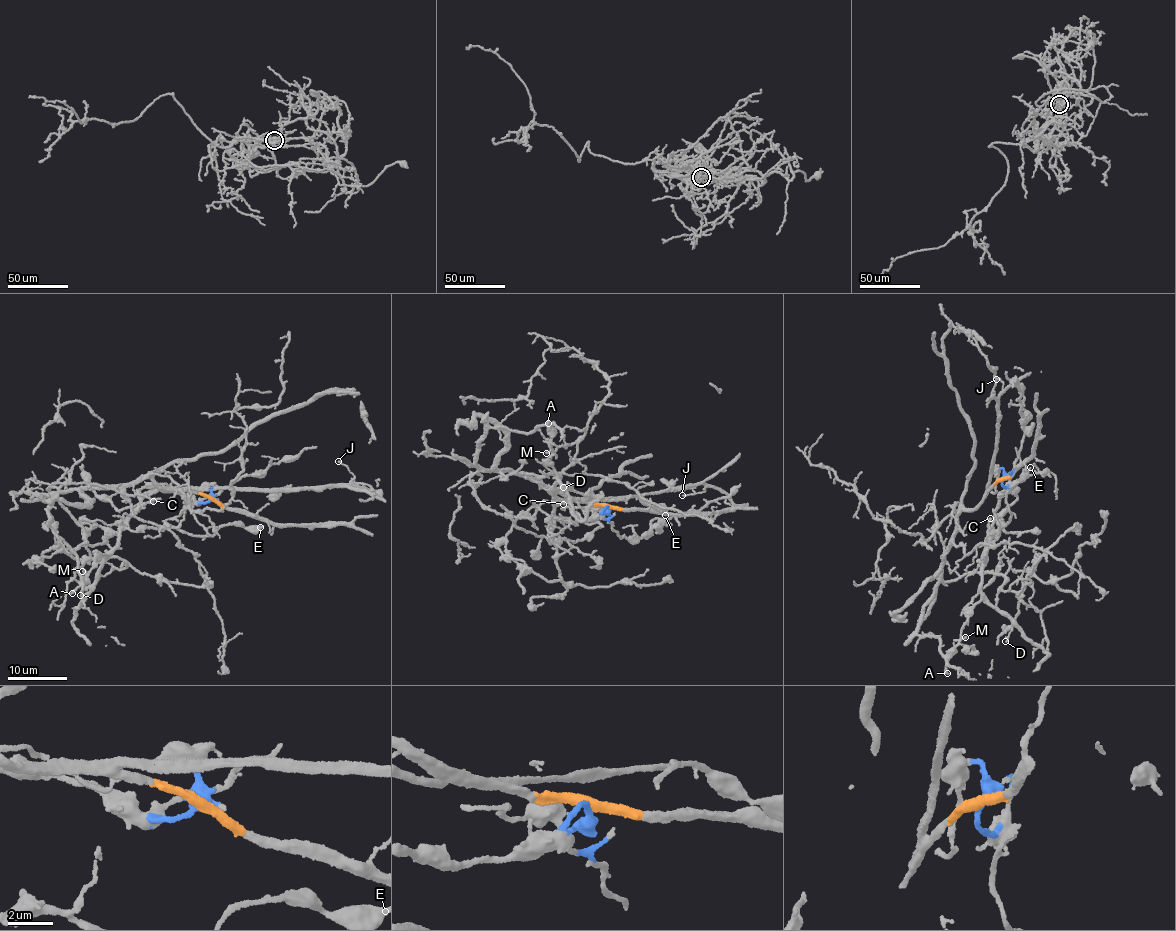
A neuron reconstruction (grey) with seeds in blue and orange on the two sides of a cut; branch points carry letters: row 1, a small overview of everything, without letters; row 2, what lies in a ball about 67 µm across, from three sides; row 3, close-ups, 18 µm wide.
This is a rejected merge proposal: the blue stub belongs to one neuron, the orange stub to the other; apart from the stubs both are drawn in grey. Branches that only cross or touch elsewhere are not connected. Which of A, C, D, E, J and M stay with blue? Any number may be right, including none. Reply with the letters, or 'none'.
A, C, D, E, M

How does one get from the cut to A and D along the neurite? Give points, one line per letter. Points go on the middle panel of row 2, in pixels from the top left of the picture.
A: (608, 508), (584, 522), (553, 514), (554, 485), (561, 477), (550, 459), (553, 435), (548, 423)
D: (608, 508), (584, 522), (555, 517), (554, 485), (561, 477), (565, 496), (563, 486)

